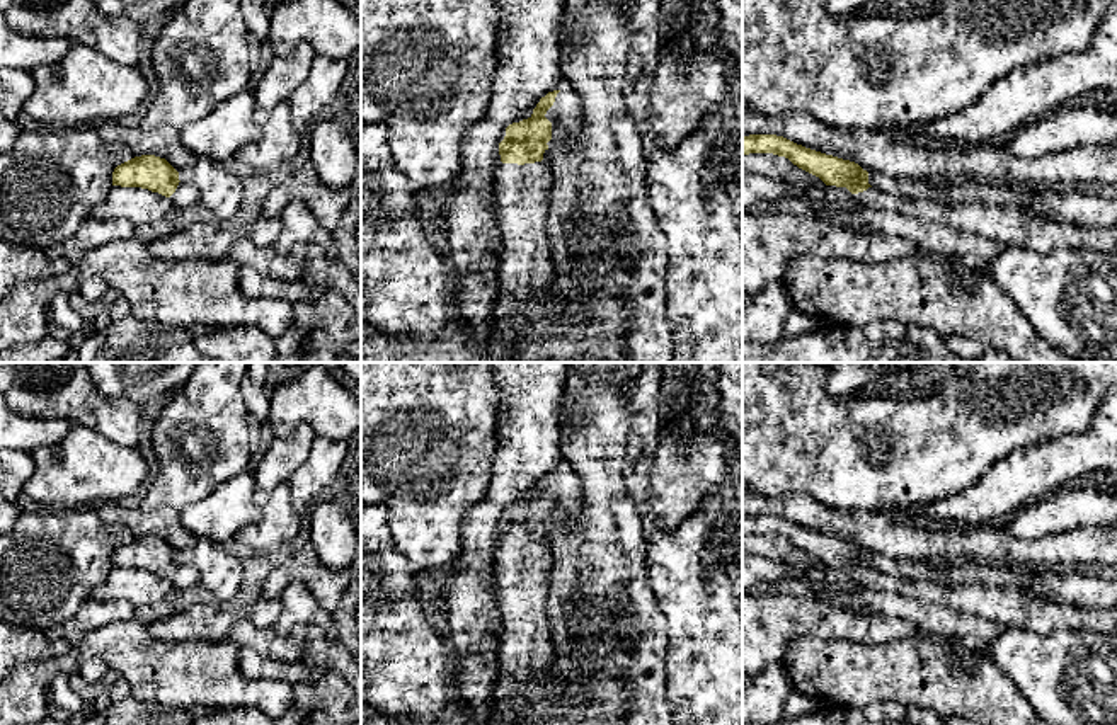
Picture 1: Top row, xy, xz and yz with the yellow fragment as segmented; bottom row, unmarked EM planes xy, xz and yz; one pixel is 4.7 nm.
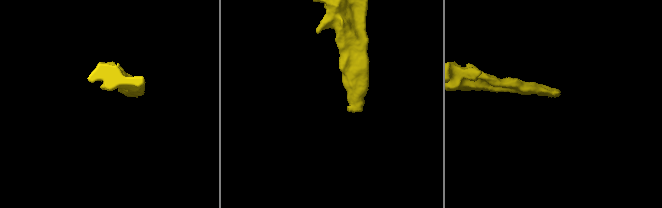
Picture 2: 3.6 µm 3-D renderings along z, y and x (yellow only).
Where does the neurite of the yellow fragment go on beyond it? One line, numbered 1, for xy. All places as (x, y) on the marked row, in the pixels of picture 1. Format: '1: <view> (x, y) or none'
1: xy (186, 194)

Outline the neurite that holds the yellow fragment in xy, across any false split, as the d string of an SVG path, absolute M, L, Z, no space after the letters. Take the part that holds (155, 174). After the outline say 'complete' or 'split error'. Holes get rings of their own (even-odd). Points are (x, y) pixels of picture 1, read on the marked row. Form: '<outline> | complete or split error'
M155 155L135 157L112 172L112 186L141 187L158 192L177 208L187 208L199 201L198 189L179 180L179 172L165 160Z | split error

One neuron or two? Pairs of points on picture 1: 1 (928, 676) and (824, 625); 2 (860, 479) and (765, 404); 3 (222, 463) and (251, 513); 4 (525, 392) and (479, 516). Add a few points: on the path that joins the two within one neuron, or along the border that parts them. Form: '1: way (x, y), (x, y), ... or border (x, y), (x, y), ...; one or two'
1: border (816, 637), (867, 644), (896, 640); two
2: way (836, 455), (826, 446), (802, 441), (789, 428); one
3: border (247, 468), (220, 482), (196, 501); two
4: way (525, 422), (525, 453), (508, 485); one

